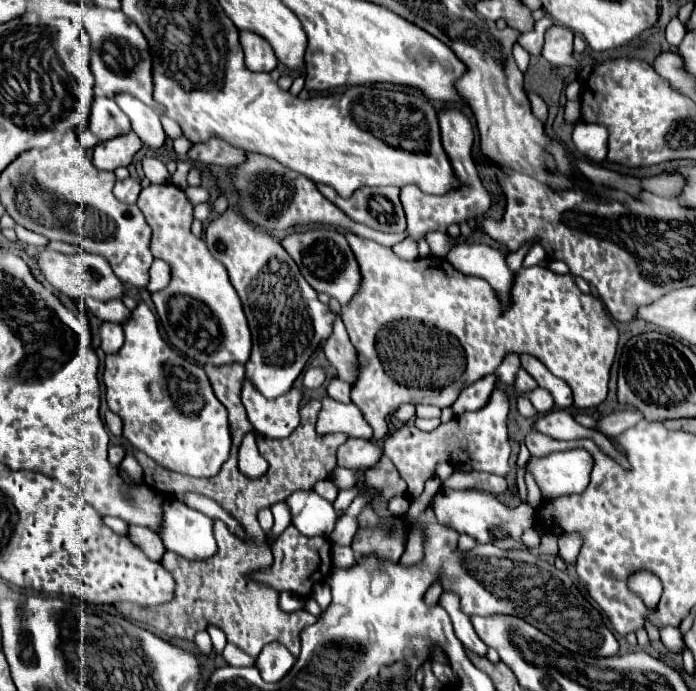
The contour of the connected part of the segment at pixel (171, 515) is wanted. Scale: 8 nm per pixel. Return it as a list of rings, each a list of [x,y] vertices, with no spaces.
[[[166,500],[164,530],[160,534],[166,550],[178,552],[188,560],[206,560],[218,552],[212,526],[214,522],[198,510],[176,500]]]

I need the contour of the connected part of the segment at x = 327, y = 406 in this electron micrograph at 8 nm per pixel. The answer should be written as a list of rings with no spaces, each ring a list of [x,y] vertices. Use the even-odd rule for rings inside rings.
[[[326,396],[322,400],[322,410],[318,414],[316,430],[320,434],[332,434],[332,432],[346,432],[350,438],[372,438],[372,428],[364,420],[364,414],[356,410],[356,404],[340,404]]]

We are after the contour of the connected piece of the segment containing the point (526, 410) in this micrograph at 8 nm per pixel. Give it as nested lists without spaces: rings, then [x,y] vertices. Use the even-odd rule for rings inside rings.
[[[520,396],[517,398],[516,408],[518,408],[518,412],[520,412],[524,418],[532,418],[532,416],[536,416],[536,410],[534,410],[532,402],[526,397]]]

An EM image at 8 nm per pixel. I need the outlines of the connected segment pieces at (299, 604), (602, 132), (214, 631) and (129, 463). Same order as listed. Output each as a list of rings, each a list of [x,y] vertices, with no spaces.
[[[282,592],[282,594],[280,594],[280,608],[286,610],[286,612],[302,610],[302,608],[304,608],[304,602],[306,602],[306,598],[294,596],[292,592]]]
[[[578,122],[572,134],[574,146],[582,156],[594,162],[602,162],[608,152],[608,130],[600,124]]]
[[[210,624],[206,630],[208,630],[210,638],[212,638],[212,644],[214,644],[216,652],[222,652],[224,646],[226,646],[226,634],[218,626],[214,626],[214,624]]]
[[[126,454],[126,458],[122,460],[120,468],[128,474],[128,478],[132,478],[134,482],[142,482],[142,468],[138,464],[138,460],[132,454]]]

